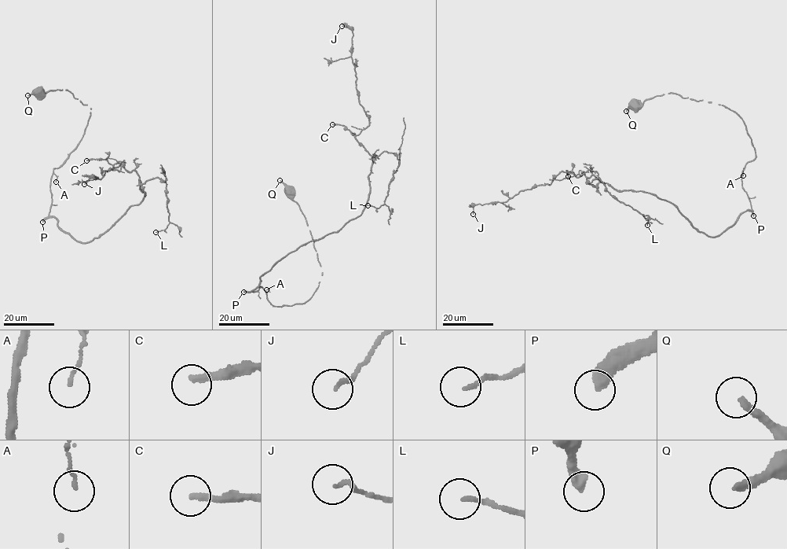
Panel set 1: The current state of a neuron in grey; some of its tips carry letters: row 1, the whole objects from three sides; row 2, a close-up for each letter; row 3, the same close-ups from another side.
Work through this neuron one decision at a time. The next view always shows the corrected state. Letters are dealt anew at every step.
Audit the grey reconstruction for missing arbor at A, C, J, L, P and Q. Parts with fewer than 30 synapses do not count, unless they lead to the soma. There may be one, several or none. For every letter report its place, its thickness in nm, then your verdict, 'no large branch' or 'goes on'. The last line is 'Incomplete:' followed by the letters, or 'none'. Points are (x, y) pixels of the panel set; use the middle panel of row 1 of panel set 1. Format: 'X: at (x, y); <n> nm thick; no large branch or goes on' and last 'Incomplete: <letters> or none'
A: at (266, 289); 100 nm thick; no large branch
C: at (332, 124); 240 nm thick; goes on
J: at (342, 26); 140 nm thick; no large branch
L: at (367, 205); 140 nm thick; goes on
P: at (243, 292); 440 nm thick; goes on
Q: at (280, 180); 280 nm thick; no large branch
Incomplete: C, L, P

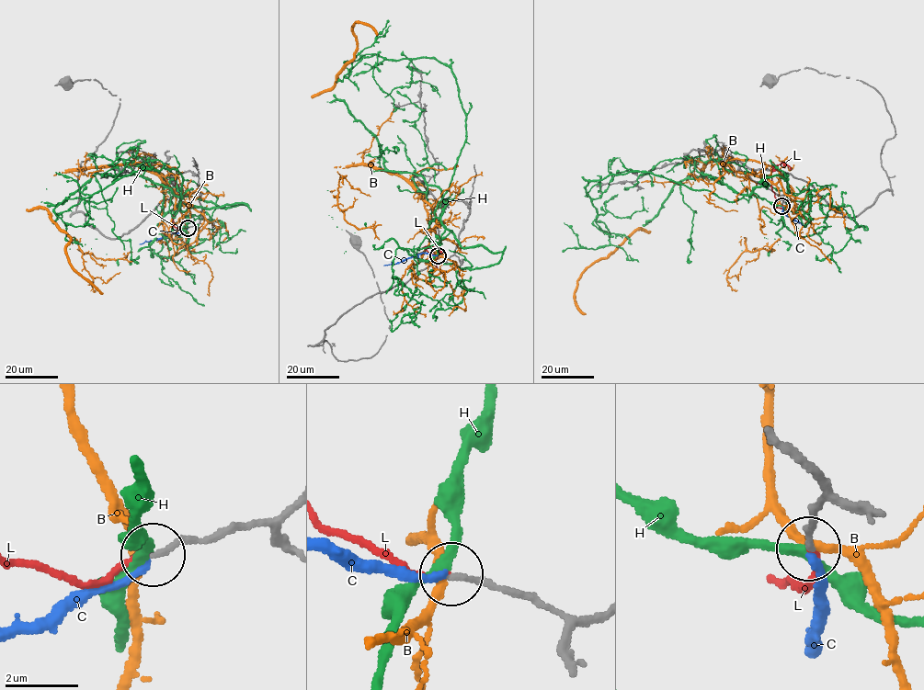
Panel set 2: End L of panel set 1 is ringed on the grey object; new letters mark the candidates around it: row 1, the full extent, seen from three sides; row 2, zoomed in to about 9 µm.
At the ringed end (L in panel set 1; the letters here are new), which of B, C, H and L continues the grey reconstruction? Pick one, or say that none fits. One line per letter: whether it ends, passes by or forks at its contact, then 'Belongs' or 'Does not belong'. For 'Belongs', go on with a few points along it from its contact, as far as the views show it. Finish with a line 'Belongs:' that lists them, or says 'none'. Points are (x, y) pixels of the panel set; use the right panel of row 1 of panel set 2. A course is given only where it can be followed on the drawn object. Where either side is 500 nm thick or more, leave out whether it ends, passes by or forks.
B: It passes by. Does not belong
C: It ends there. Does not belong
H: It passes by. Does not belong
L: It ends there. Belongs. Its course: (782, 205), (781, 209), (777, 207), (771, 174), (772, 167), (782, 163), (791, 169)
Belongs: L

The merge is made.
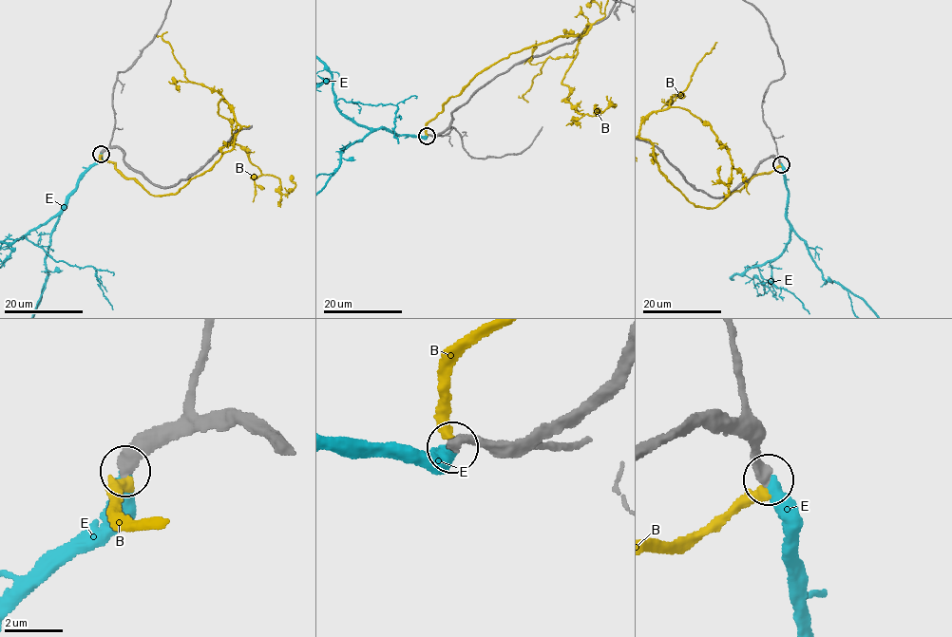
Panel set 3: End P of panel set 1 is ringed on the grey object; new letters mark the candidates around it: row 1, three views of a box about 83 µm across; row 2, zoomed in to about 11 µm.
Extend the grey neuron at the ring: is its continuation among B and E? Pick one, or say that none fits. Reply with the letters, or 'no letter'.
E

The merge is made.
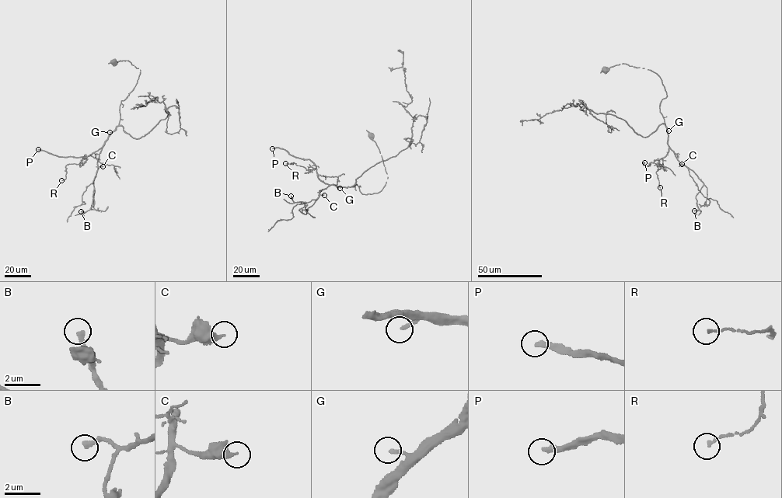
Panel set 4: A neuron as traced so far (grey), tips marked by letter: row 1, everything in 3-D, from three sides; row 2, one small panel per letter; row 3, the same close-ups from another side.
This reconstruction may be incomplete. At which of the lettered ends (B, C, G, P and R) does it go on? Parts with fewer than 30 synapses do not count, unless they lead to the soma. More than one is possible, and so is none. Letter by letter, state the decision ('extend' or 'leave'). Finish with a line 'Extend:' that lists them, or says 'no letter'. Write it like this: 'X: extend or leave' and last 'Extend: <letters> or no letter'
B: extend
C: leave
G: leave
P: extend
R: leave
Extend: B, P

